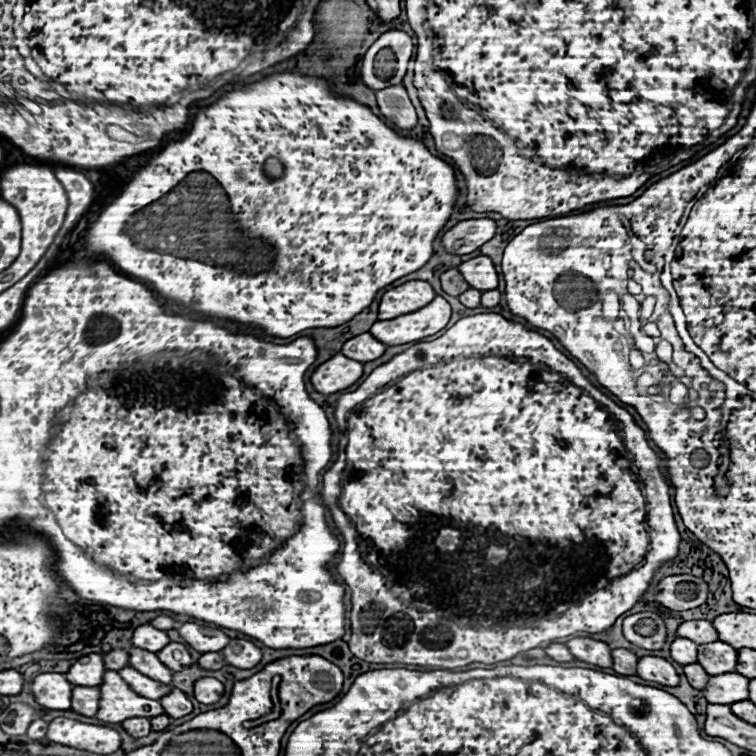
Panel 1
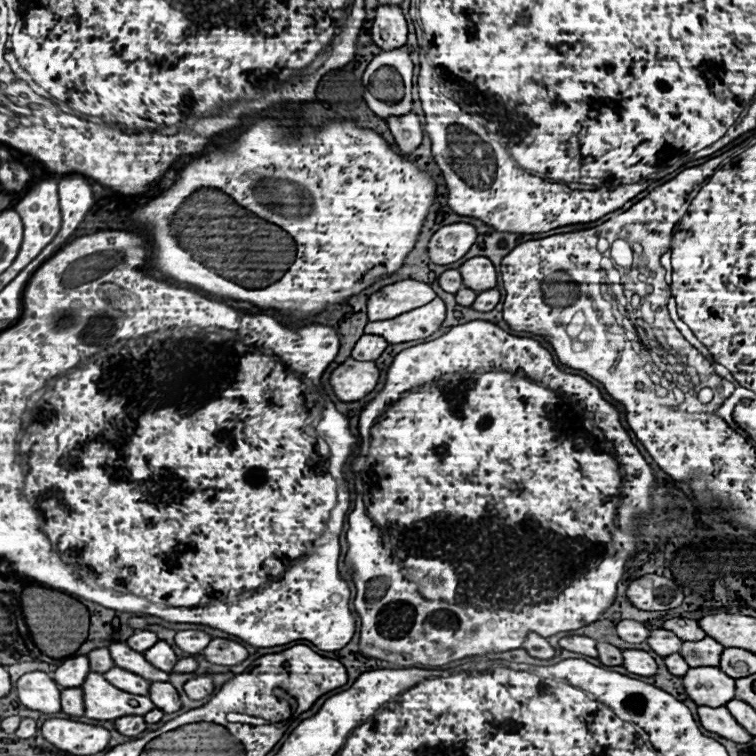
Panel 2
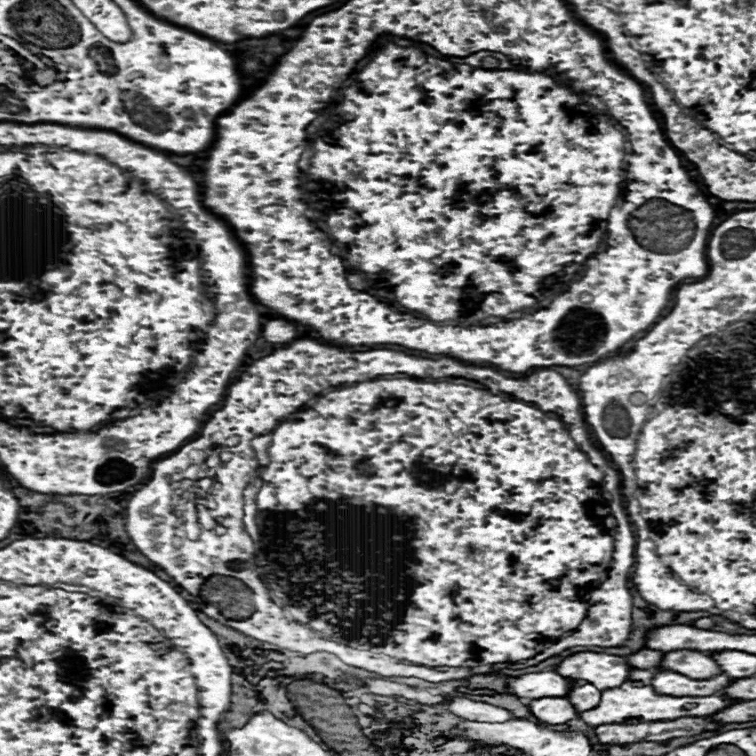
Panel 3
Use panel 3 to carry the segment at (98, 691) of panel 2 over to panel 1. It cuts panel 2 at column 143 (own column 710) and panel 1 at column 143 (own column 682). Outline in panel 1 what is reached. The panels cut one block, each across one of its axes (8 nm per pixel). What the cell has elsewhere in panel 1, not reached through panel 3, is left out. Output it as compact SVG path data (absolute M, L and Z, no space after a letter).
M106 670L100 684L100 708L96 712L96 718L102 722L114 722L120 724L126 718L142 716L152 718L160 716L162 706L158 700L144 698L136 694L114 670Z

